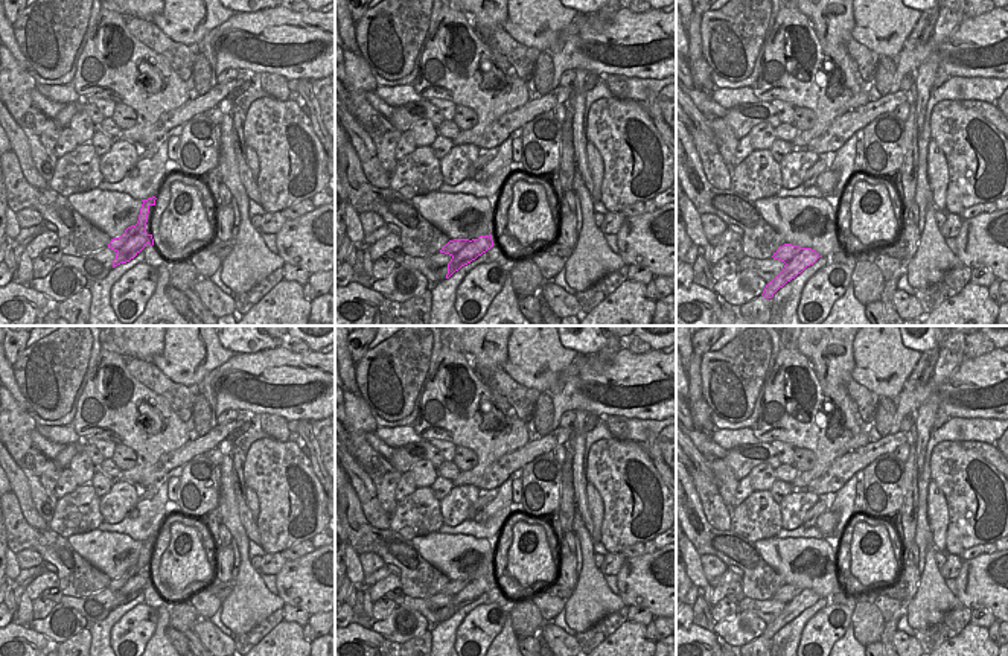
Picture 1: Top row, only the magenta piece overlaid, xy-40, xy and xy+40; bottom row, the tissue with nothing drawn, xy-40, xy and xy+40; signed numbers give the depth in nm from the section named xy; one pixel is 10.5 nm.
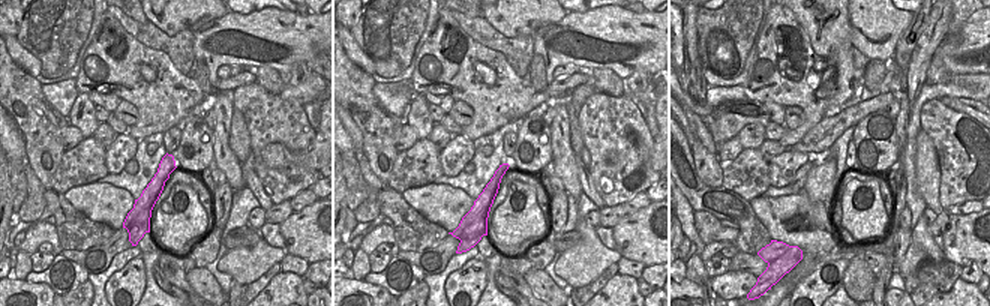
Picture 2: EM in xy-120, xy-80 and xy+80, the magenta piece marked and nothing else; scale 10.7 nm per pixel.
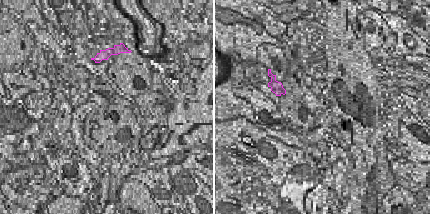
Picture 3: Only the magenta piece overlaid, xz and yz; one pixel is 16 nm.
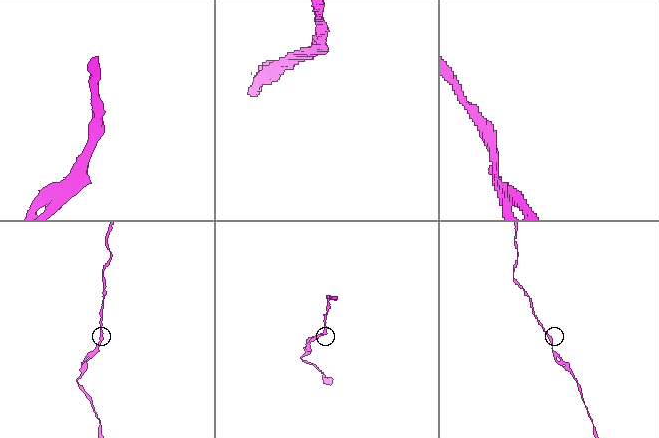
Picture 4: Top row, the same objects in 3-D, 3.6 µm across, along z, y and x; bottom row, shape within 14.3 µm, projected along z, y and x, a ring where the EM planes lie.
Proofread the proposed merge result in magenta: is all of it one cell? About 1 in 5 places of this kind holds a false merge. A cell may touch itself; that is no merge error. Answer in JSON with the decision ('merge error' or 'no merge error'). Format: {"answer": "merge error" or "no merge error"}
{"answer": "no merge error"}

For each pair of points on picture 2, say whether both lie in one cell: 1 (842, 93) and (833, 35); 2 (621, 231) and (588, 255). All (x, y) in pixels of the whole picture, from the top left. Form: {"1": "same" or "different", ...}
{"1": "same", "2": "different"}

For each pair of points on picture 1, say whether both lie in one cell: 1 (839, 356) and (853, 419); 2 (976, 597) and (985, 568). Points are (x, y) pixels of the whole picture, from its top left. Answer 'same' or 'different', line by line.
1: same
2: same

